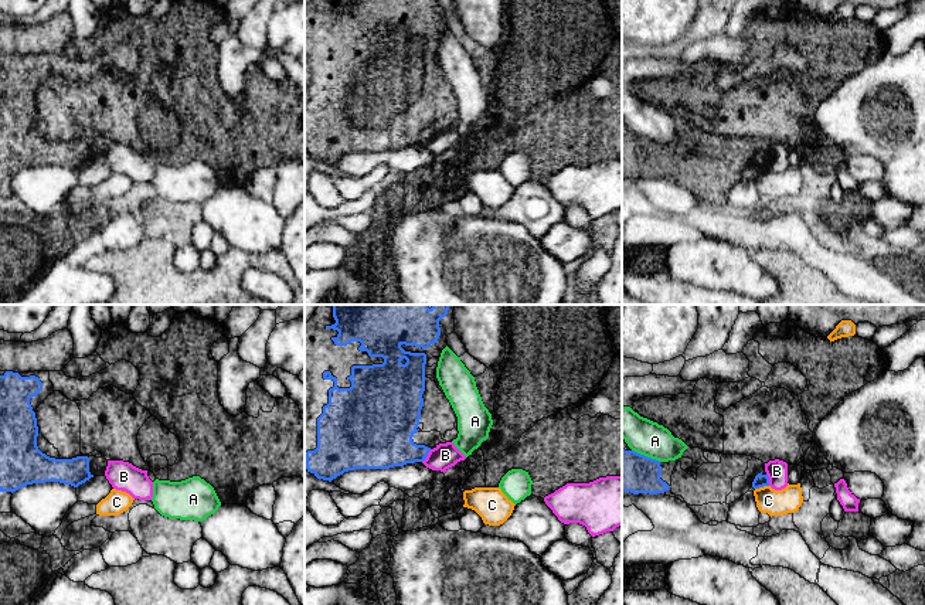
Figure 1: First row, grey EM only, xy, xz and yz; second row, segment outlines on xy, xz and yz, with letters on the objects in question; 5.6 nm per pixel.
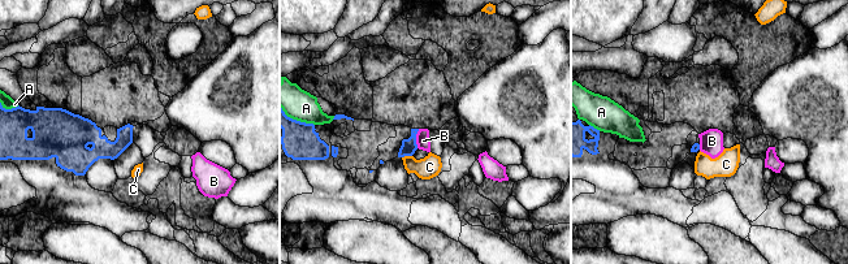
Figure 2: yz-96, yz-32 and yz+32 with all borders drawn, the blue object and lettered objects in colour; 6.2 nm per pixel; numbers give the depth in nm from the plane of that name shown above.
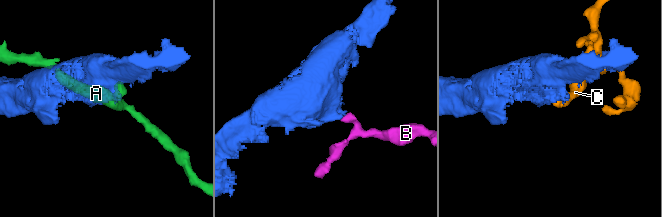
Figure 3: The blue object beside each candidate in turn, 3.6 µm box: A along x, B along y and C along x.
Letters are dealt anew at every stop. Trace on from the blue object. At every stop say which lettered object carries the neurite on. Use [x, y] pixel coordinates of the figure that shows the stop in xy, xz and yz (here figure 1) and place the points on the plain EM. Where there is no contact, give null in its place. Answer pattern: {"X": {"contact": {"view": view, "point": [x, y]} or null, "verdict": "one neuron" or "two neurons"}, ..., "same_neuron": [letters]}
{"A": {"contact": {"view": "yz", "point": [646, 139]}, "verdict": "two neurons"}, "B": {"contact": {"view": "xz", "point": [427, 138]}, "verdict": "two neurons"}, "C": {"contact": {"view": "yz", "point": [761, 169]}, "verdict": "two neurons"}, "same_neuron": []}

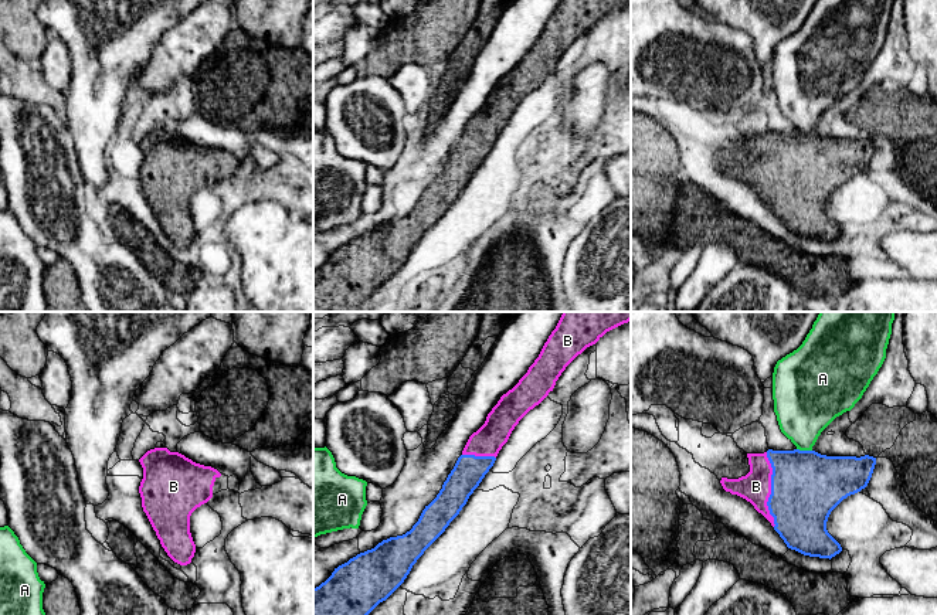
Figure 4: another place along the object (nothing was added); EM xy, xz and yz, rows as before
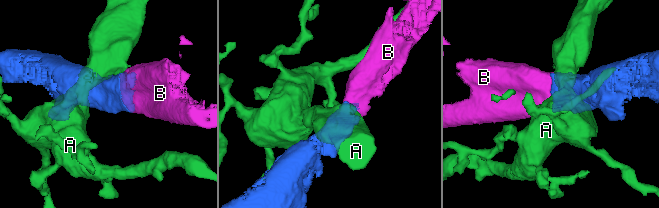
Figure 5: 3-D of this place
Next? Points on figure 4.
{"A": {"contact": {"view": "yz", "point": [804, 133]}, "verdict": "two neurons"}, "B": {"contact": {"view": "yz", "point": [771, 172]}, "verdict": "one neuron"}, "same_neuron": ["B"]}

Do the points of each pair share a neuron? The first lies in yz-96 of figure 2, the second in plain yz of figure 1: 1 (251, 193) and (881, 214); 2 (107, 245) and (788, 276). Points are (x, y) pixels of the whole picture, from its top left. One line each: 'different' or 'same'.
1: same
2: different

